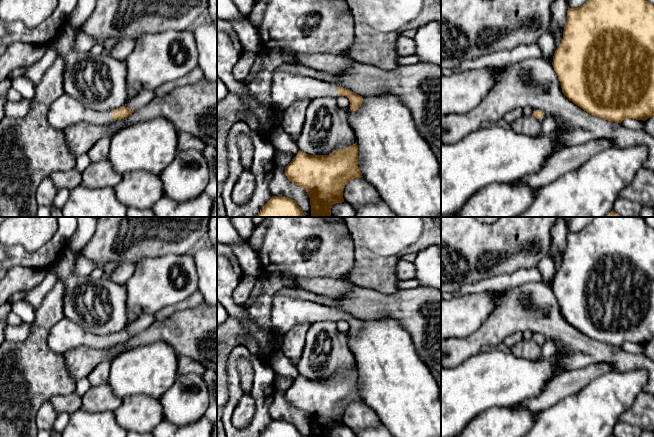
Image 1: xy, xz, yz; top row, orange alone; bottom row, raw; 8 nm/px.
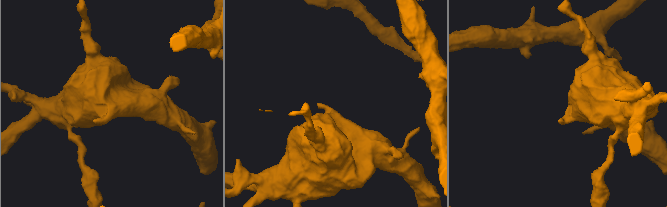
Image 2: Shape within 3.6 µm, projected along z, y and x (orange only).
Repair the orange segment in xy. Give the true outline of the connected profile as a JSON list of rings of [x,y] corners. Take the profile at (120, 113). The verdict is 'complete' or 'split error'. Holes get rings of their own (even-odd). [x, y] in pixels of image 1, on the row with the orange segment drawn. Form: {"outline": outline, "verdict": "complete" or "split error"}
{"outline": [[[64,93],[57,102],[51,104],[47,112],[47,120],[52,127],[63,131],[65,128],[80,122],[105,125],[112,121],[124,119],[133,112],[125,106],[107,112],[94,111]]], "verdict": "split error"}

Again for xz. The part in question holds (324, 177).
{"outline": [[[357,142],[343,149],[336,149],[329,155],[309,155],[299,150],[298,154],[285,167],[285,175],[295,185],[306,189],[310,198],[311,217],[331,217],[331,208],[344,202],[345,185],[354,178],[361,178],[358,168]]], "verdict": "complete"}

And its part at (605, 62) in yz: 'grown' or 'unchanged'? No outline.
unchanged

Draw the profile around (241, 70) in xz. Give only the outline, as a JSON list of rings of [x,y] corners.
[[[243,53],[242,57],[233,68],[233,77],[235,80],[244,82],[250,73],[253,60],[254,55],[252,53]]]

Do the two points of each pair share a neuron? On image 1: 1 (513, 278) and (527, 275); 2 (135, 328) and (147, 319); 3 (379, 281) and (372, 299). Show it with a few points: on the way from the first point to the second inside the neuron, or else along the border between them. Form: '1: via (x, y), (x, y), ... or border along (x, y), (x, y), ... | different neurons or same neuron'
1: via (516, 278), (524, 276) | same neuron
2: via (138, 326), (144, 321) | same neuron
3: border along (356, 285), (384, 293), (398, 291) | different neurons

